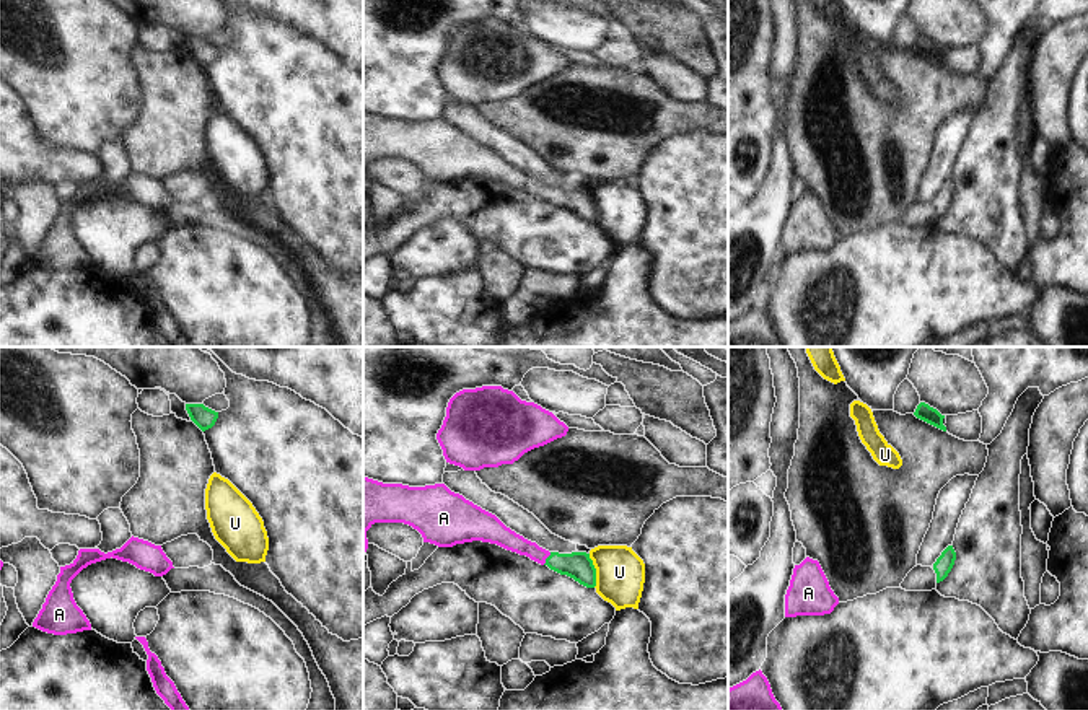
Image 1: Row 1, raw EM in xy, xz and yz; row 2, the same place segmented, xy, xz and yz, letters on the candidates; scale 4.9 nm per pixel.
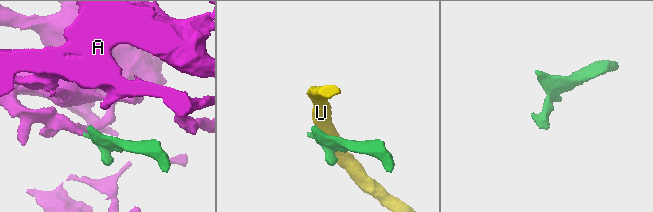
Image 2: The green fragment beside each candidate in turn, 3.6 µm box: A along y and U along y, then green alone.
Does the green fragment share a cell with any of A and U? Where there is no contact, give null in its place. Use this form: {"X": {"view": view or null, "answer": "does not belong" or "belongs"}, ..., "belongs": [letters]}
{"A": {"view": "xz", "answer": "belongs"}, "U": {"view": "xz", "answer": "does not belong"}, "belongs": ["A"]}

